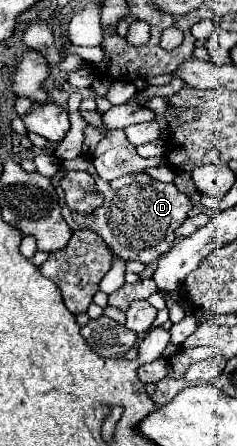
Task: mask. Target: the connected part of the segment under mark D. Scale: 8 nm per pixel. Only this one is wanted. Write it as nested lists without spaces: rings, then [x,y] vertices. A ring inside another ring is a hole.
[[[78,155],[76,159],[62,161],[60,165],[62,167],[56,171],[51,183],[56,188],[59,196],[62,217],[64,217],[64,221],[68,223],[68,227],[72,231],[88,227],[106,241],[106,245],[116,253],[116,257],[130,259],[130,261],[140,261],[140,263],[152,263],[160,255],[164,255],[168,249],[172,249],[172,245],[176,241],[174,229],[182,225],[182,221],[188,217],[188,211],[192,207],[190,199],[184,197],[184,193],[180,193],[174,187],[174,183],[154,181],[144,171],[142,173],[124,175],[124,177],[108,183],[108,181],[103,181],[96,175],[92,159],[86,157],[86,155]],[[66,169],[82,169],[82,171],[92,173],[97,188],[104,195],[102,206],[93,212],[91,219],[87,219],[87,216],[85,218],[84,215],[79,213],[72,213],[68,209],[64,199],[64,192],[60,189],[60,180]]]

